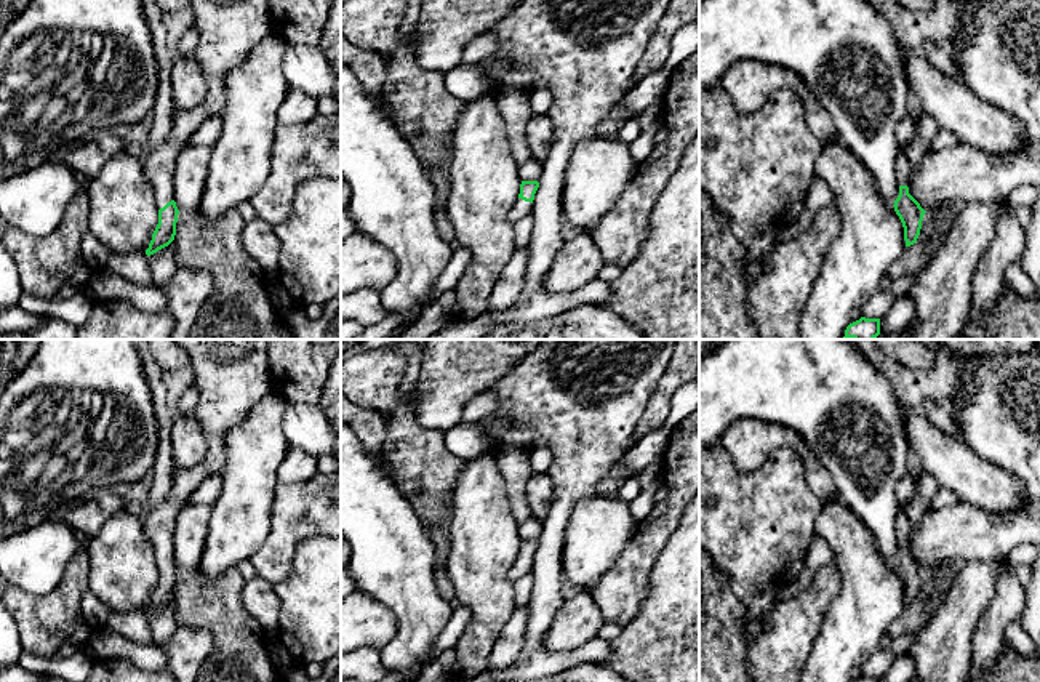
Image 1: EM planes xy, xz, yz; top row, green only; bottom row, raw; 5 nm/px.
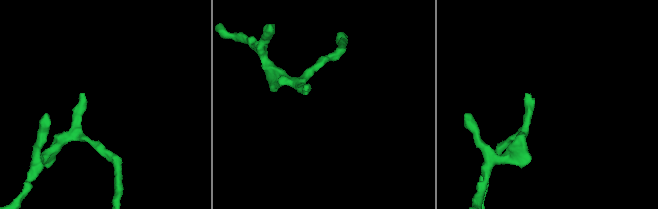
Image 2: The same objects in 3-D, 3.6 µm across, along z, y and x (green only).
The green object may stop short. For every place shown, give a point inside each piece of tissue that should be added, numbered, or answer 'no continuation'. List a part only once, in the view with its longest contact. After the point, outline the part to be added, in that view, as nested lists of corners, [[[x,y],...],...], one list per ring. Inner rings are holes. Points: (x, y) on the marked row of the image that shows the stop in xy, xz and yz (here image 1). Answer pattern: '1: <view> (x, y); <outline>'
1: xy (229, 29); [[[190,0],[194,26],[200,38],[194,50],[206,80],[203,101],[190,110],[178,112],[171,133],[158,147],[147,147],[144,171],[154,187],[157,208],[174,200],[174,165],[190,146],[194,131],[226,104],[229,70],[270,32],[269,0]]]

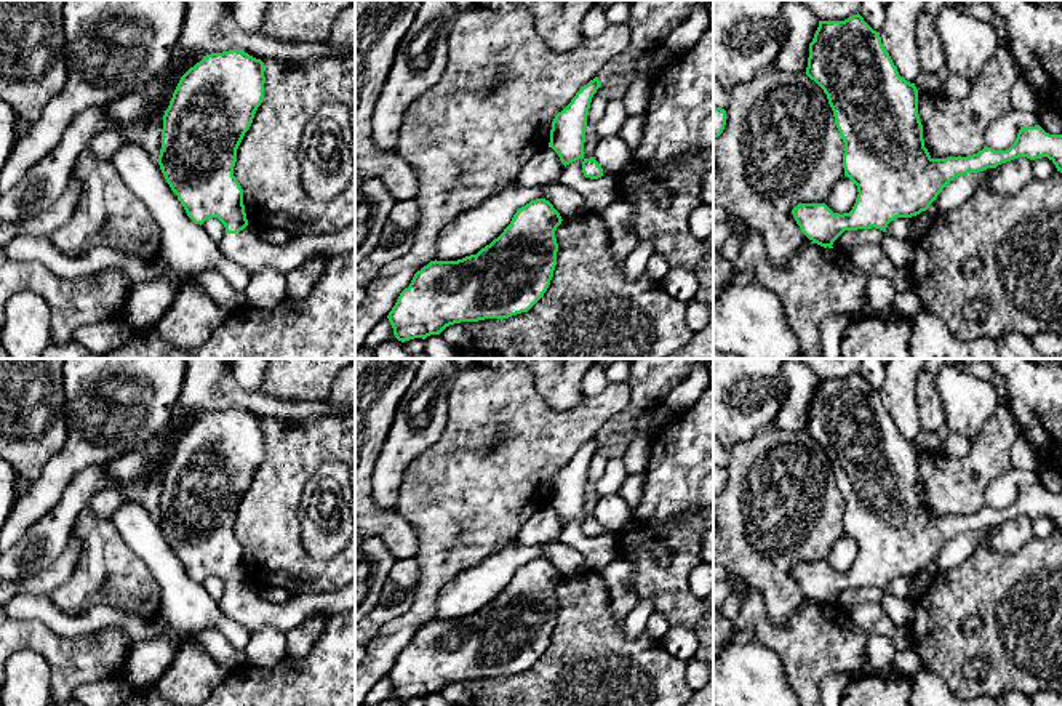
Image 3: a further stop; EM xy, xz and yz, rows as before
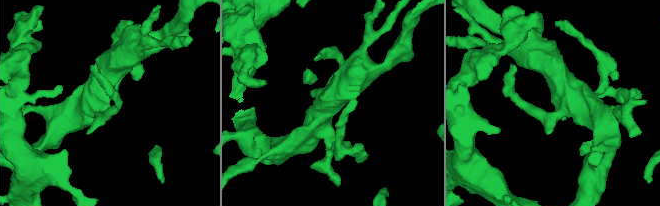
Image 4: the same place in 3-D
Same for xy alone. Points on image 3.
1: xy (248, 248); [[[355,221],[344,231],[329,235],[297,234],[285,247],[270,247],[264,237],[246,226],[237,234],[226,234],[219,248],[227,259],[238,263],[251,274],[270,267],[288,274],[307,258],[331,258],[353,251]]]

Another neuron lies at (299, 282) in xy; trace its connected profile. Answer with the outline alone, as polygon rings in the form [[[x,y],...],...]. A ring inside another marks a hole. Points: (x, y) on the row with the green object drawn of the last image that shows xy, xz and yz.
[[[312,256],[291,272],[285,274],[286,298],[301,299],[307,296],[323,274],[326,261],[328,256]]]

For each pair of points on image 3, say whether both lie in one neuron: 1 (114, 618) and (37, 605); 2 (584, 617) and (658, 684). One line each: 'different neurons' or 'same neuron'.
1: same neuron
2: same neuron

